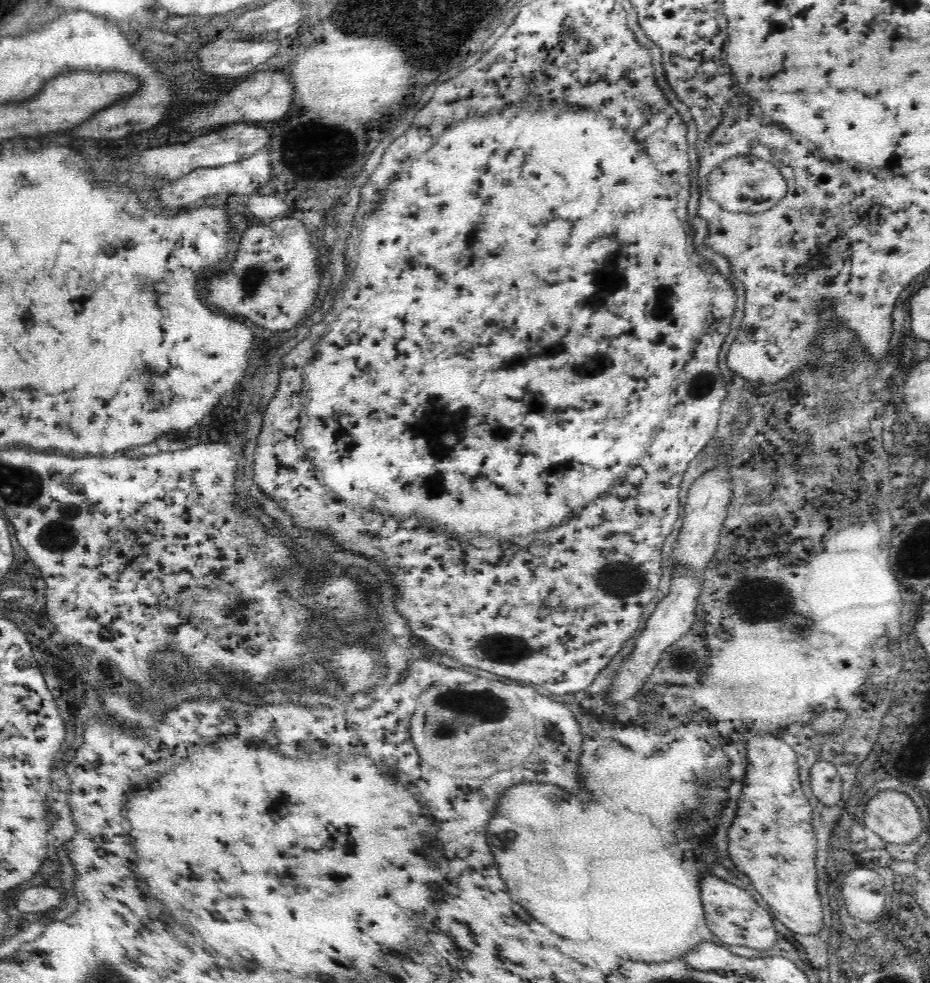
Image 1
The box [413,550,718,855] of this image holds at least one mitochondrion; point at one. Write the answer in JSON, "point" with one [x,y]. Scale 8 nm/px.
{"point":[486,706]}

